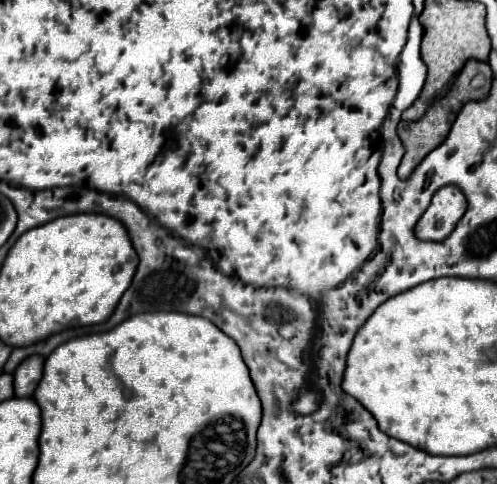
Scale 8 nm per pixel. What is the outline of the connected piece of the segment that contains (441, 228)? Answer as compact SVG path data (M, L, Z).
M443 187L433 195L429 209L419 219L415 233L419 239L441 241L445 239L463 217L467 201L457 187Z

